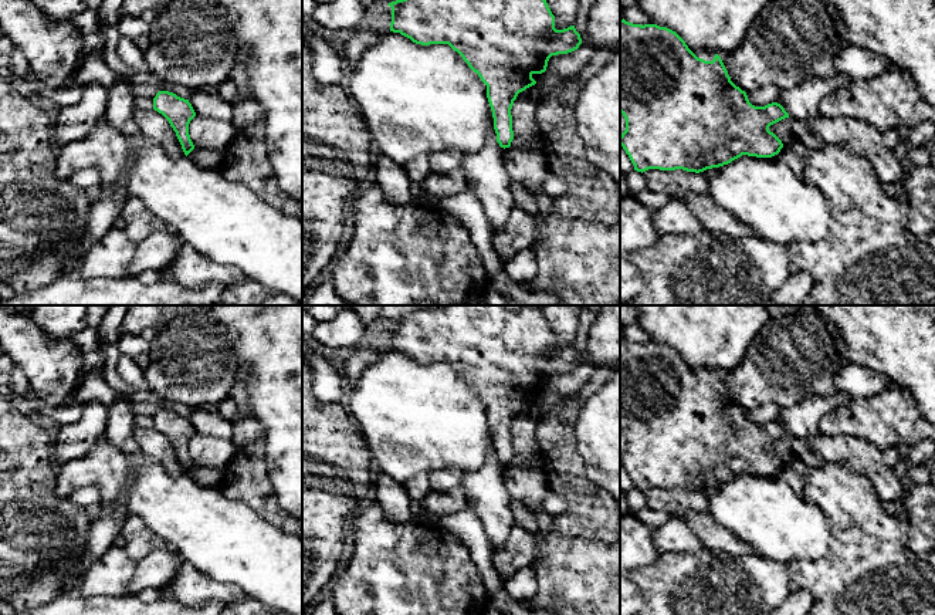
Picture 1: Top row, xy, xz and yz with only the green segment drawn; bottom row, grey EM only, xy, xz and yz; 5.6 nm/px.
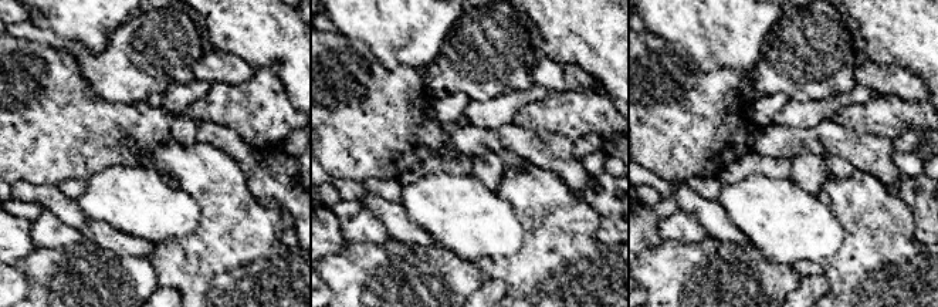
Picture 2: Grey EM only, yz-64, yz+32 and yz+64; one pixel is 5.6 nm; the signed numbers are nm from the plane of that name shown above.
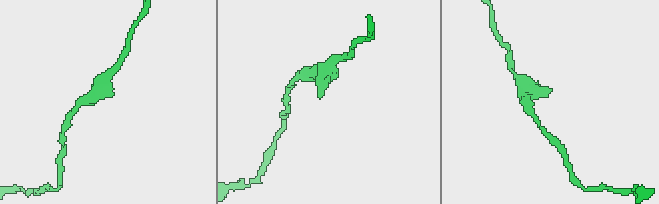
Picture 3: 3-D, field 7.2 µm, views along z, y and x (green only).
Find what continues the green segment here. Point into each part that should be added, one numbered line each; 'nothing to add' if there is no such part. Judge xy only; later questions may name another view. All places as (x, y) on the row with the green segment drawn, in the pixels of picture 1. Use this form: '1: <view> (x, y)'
nothing to add

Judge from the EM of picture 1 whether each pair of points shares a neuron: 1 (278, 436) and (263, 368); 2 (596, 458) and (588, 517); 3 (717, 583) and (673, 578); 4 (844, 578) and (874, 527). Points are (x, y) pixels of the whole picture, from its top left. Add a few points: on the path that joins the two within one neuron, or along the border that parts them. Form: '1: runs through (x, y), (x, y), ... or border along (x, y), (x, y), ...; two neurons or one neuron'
1: runs through (278, 419), (278, 385); one neuron
2: border along (586, 477), (605, 490); two neurons
3: runs through (705, 583), (684, 583); one neuron
4: runs through (857, 565), (869, 554), (869, 540); one neuron

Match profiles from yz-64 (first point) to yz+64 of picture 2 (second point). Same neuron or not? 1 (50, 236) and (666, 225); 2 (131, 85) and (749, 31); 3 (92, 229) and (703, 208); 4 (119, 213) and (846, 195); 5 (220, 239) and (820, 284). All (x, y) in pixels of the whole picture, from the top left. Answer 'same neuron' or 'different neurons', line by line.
1: same neuron
2: different neurons
3: same neuron
4: different neurons
5: different neurons

